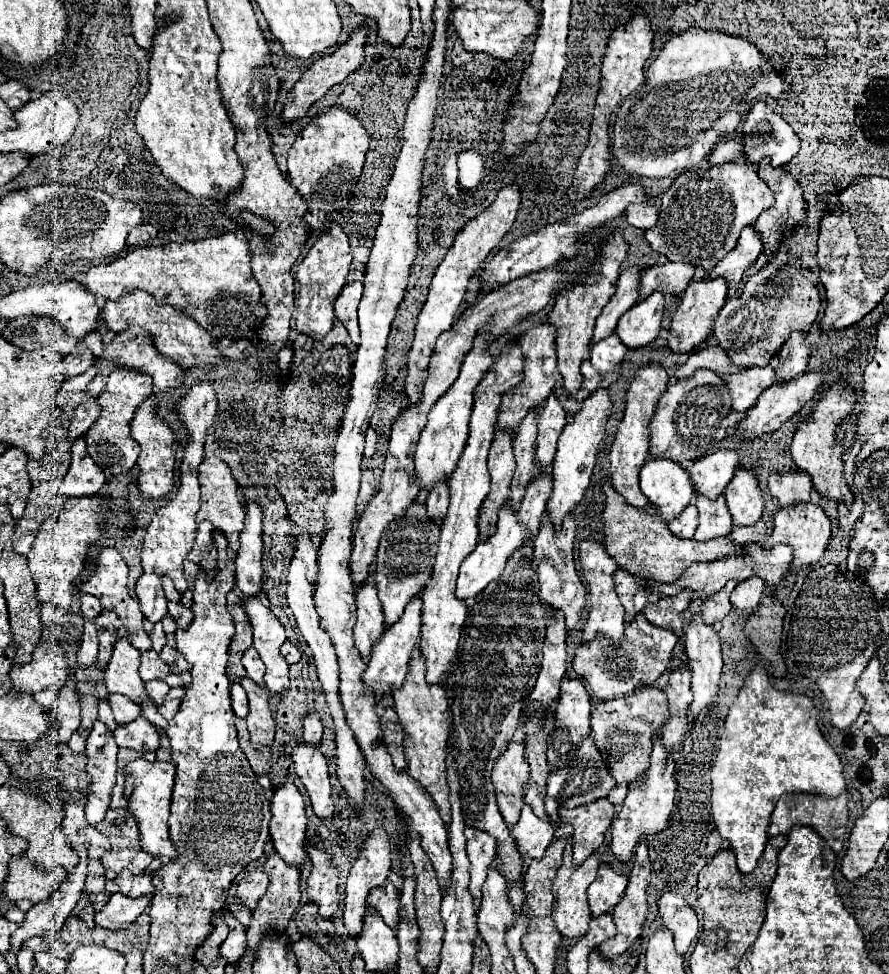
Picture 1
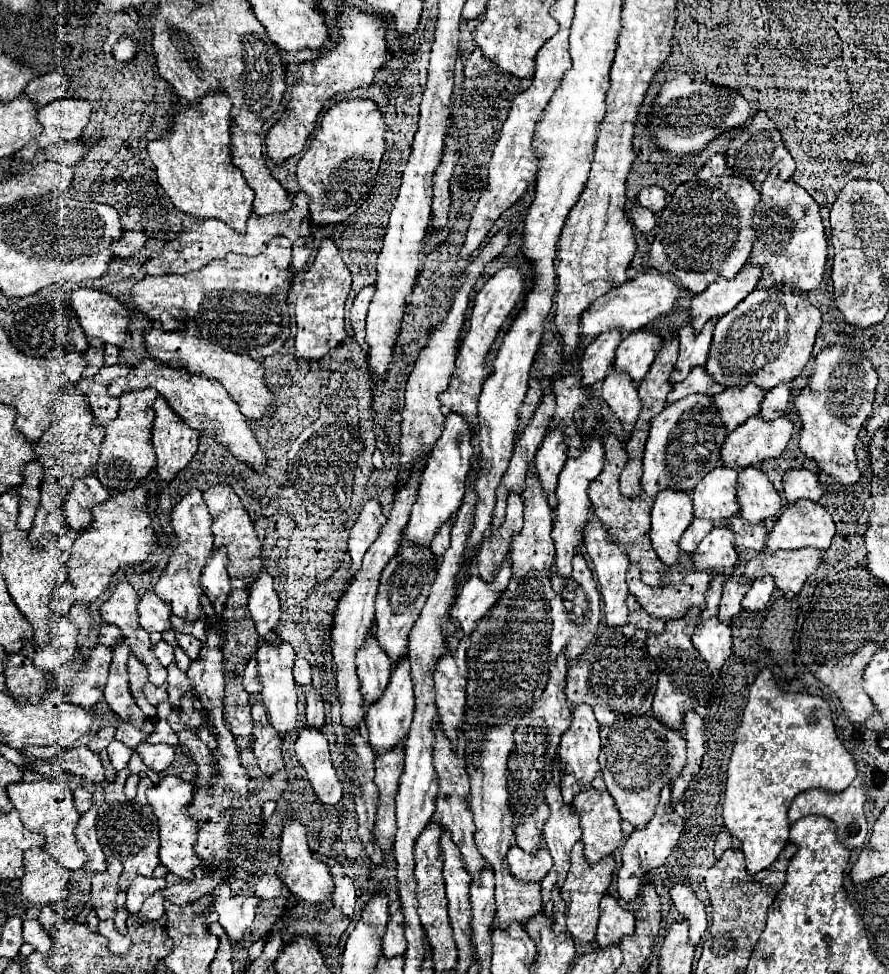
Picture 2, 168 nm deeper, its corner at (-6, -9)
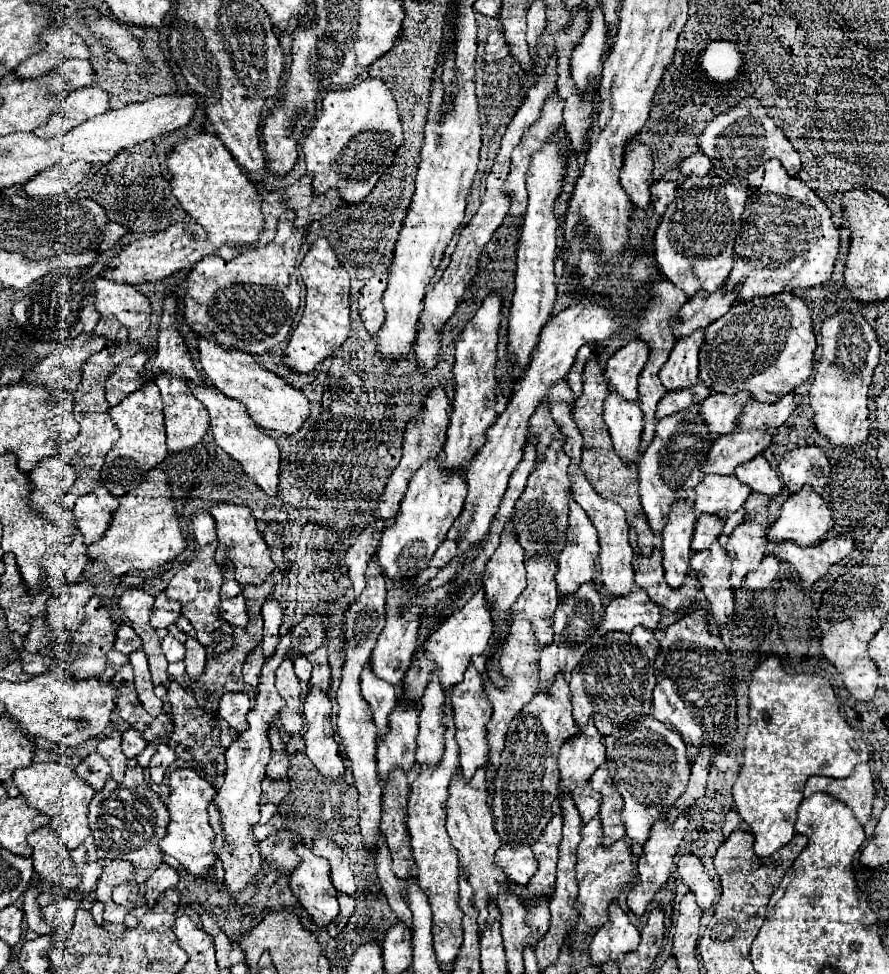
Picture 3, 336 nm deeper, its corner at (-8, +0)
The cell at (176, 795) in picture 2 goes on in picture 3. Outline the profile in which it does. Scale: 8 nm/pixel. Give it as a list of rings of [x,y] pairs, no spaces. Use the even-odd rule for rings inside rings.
[[[178,768],[170,774],[170,800],[168,800],[168,812],[170,812],[170,824],[168,824],[168,834],[160,842],[160,848],[164,854],[174,856],[188,872],[194,876],[208,876],[208,872],[216,864],[216,854],[212,850],[214,844],[214,830],[210,826],[208,818],[208,804],[216,798],[216,788],[200,778],[192,768]]]

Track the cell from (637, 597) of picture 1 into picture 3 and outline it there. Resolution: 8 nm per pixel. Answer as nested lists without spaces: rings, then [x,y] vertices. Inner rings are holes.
[[[634,590],[630,596],[620,596],[610,602],[598,626],[598,632],[606,634],[612,630],[622,630],[630,634],[636,626],[656,630],[658,622],[660,622],[658,604],[654,604],[644,590]]]

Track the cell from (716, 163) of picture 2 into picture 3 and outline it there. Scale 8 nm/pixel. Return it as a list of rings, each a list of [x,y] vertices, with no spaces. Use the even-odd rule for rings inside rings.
[[[696,152],[696,154],[688,156],[688,158],[684,158],[678,168],[680,168],[682,176],[700,176],[702,178],[702,176],[710,174],[710,158]]]

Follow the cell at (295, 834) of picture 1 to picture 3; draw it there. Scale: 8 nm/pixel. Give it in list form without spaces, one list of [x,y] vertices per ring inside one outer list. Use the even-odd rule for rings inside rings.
[[[296,844],[294,852],[300,856],[300,866],[292,872],[292,892],[310,914],[312,922],[322,930],[340,912],[336,890],[330,880],[330,866],[326,858],[318,858],[304,844]]]

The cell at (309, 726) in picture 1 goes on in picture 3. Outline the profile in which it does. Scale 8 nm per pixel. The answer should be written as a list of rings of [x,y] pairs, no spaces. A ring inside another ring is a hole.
[[[322,664],[322,666],[314,666],[312,668],[312,680],[314,686],[320,686],[322,690],[330,688],[330,666]]]

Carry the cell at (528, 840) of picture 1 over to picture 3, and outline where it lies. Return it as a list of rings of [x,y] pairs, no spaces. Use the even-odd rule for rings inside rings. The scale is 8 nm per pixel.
[[[502,846],[496,852],[494,864],[516,886],[526,886],[538,870],[538,860],[530,846]]]

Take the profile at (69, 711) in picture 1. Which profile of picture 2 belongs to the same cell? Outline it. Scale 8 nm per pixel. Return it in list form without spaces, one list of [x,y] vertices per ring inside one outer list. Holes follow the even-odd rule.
[[[96,645],[90,651],[90,657],[84,661],[82,671],[76,671],[72,685],[68,689],[68,699],[72,699],[72,703],[76,703],[78,707],[90,709],[92,705],[98,703],[98,699],[102,697],[104,685],[106,685],[106,675],[108,675],[108,667],[112,661],[112,649],[104,647],[104,645]]]

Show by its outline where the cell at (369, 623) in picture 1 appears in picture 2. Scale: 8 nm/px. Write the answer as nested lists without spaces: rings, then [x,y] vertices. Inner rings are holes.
[[[368,635],[356,655],[356,665],[360,677],[360,693],[364,697],[364,703],[370,705],[382,695],[388,683],[388,675],[392,671],[392,659],[388,659],[388,653],[382,651],[378,639],[374,635]]]

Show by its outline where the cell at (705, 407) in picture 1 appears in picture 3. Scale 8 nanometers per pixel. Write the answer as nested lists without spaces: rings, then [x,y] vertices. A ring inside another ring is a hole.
[[[694,408],[686,410],[684,416],[682,412],[678,412],[670,418],[662,418],[656,424],[654,440],[650,442],[648,450],[642,454],[638,462],[642,508],[654,534],[658,536],[662,534],[662,526],[666,526],[666,514],[670,514],[670,506],[676,500],[686,500],[688,490],[698,486],[710,446],[712,446],[712,436]]]

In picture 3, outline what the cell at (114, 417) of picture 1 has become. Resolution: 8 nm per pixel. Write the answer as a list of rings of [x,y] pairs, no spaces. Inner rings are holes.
[[[146,382],[140,390],[128,394],[118,406],[110,408],[108,414],[120,430],[120,440],[114,444],[114,448],[106,456],[106,462],[102,466],[102,484],[110,490],[110,494],[122,496],[134,490],[136,486],[140,486],[148,470],[156,468],[168,456],[162,398],[160,398],[158,386],[154,382]]]

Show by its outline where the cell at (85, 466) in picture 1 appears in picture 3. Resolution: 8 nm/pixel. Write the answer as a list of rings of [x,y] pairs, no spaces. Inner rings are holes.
[[[104,486],[94,488],[90,494],[78,498],[74,516],[78,518],[78,530],[84,534],[84,544],[94,544],[110,526],[110,514],[118,508],[118,498]]]

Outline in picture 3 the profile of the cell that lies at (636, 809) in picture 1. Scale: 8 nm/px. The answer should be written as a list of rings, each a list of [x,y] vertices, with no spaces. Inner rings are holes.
[[[680,814],[674,824],[668,824],[666,820],[660,820],[652,832],[650,832],[650,838],[644,846],[644,854],[640,856],[638,860],[638,882],[632,886],[632,890],[628,892],[628,908],[634,912],[634,916],[642,916],[646,912],[646,906],[654,900],[654,894],[664,888],[670,880],[670,874],[672,874],[672,862],[674,862],[674,854],[678,850],[678,844],[682,840],[682,834],[688,826],[688,820],[684,814]]]

